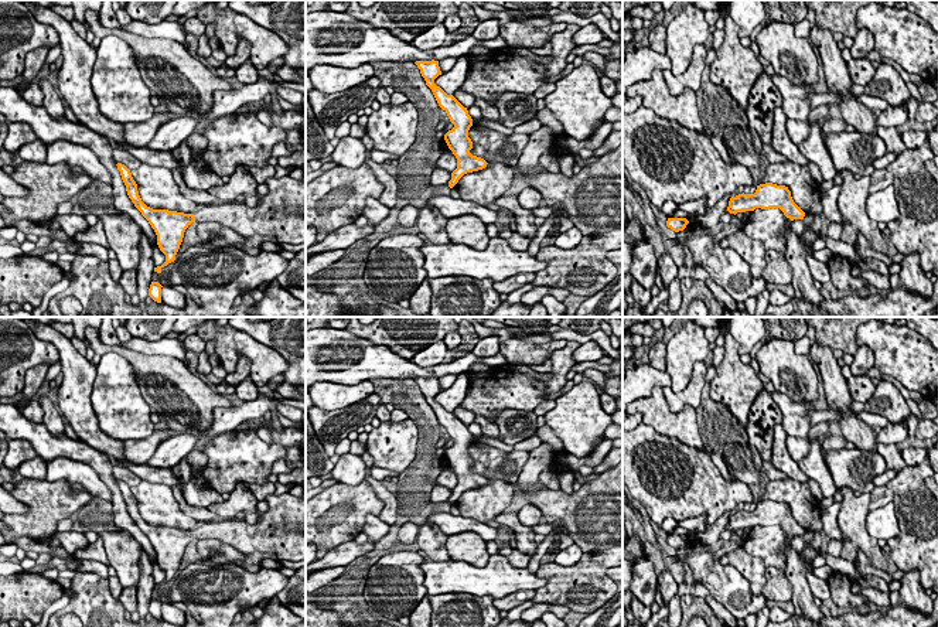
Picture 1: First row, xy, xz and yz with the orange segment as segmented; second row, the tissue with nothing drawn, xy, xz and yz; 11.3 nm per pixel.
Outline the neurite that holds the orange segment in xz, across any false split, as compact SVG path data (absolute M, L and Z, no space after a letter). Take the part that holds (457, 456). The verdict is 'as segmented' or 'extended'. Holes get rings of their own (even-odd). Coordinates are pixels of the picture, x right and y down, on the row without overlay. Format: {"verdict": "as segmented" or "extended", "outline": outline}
{"verdict": "as segmented", "outline": "M416 378L415 381L420 386L426 402L432 406L439 423L454 442L454 444L444 451L448 466L457 476L457 485L451 490L451 497L448 498L448 504L453 505L464 491L482 487L488 480L470 470L473 459L468 454L468 447L473 443L473 436L467 425L434 401L434 396L441 392L439 378Z"}

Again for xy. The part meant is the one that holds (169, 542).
{"verdict": "extended", "outline": "M306 478L301 483L304 494L294 497L289 493L282 495L267 495L265 500L269 510L260 514L260 521L255 525L236 518L201 524L194 531L184 531L168 527L153 527L147 524L137 508L137 501L130 487L117 480L126 508L134 524L149 538L157 552L157 562L166 572L166 579L154 585L161 586L175 577L175 572L184 555L185 546L192 539L218 539L224 545L238 549L245 559L233 560L250 573L262 569L265 559L304 560L306 559Z"}

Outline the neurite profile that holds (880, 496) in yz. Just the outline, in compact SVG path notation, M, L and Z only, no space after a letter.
M876 485L870 493L869 511L887 505L890 501L893 501L893 498L894 498L893 490L887 488L886 485L880 487Z

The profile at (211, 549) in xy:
M198 539L197 551L201 559L214 560L218 563L245 559L245 556L238 549L224 545L218 539Z

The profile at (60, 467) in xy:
M55 457L47 461L47 481L65 480L69 484L81 484L82 488L93 495L112 502L112 491L100 480L98 473L88 464L81 461L72 461L65 457Z

